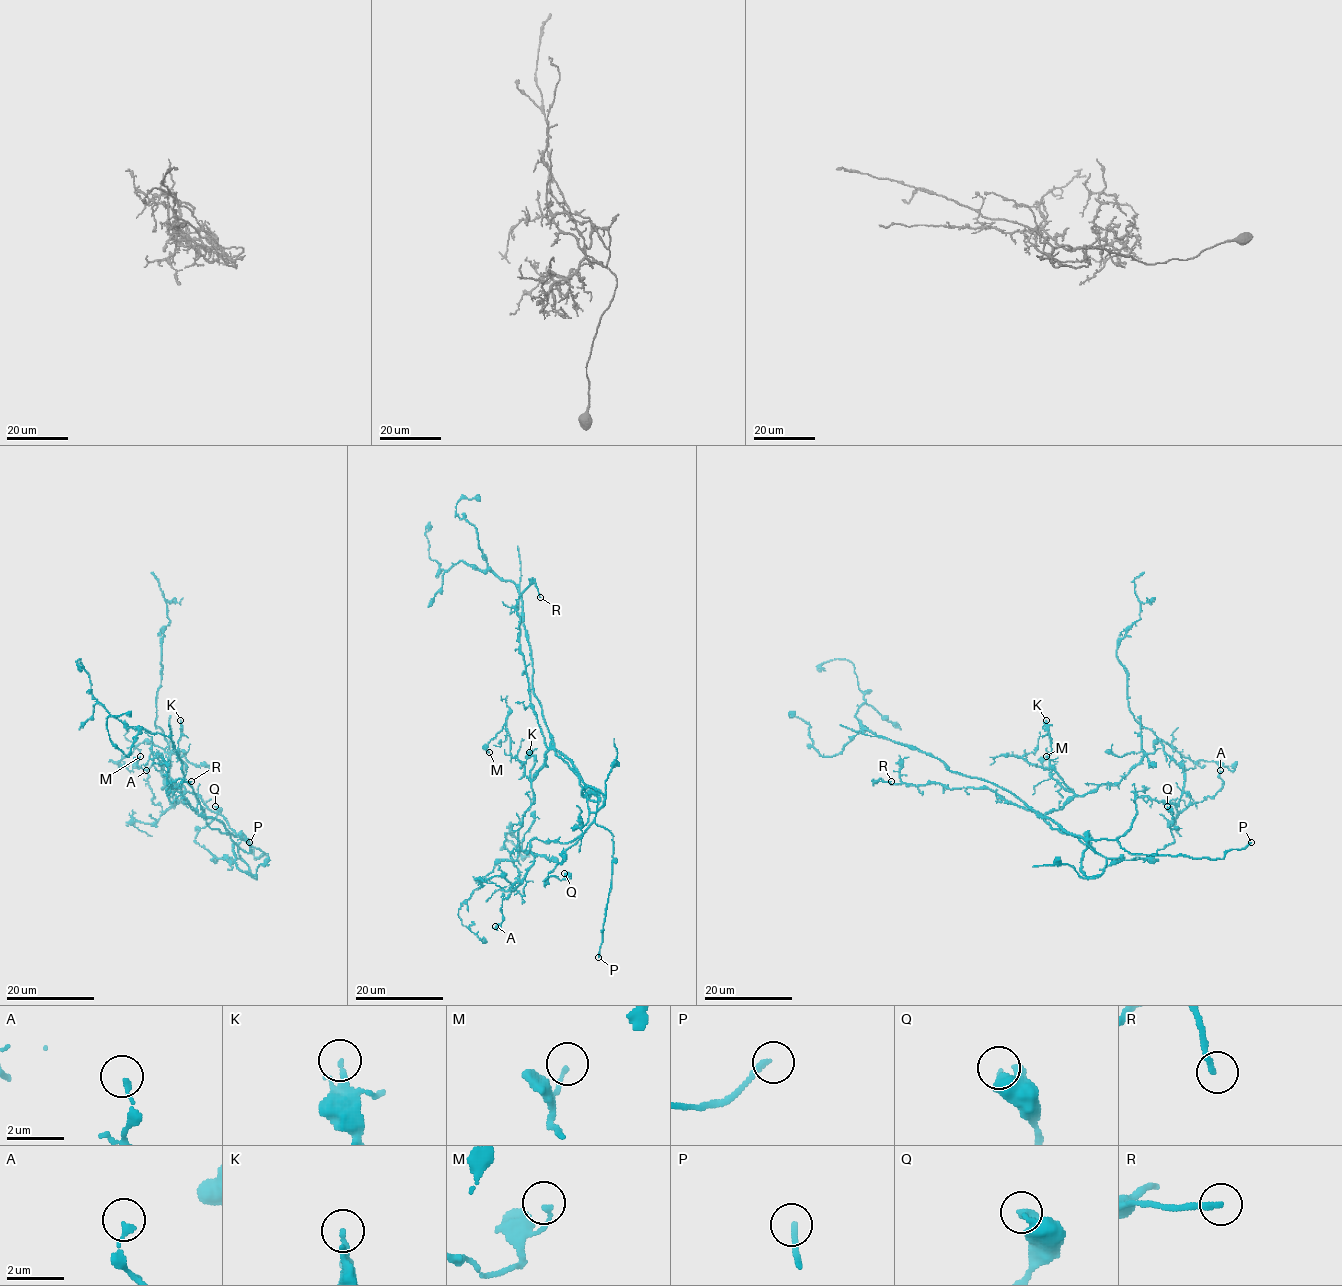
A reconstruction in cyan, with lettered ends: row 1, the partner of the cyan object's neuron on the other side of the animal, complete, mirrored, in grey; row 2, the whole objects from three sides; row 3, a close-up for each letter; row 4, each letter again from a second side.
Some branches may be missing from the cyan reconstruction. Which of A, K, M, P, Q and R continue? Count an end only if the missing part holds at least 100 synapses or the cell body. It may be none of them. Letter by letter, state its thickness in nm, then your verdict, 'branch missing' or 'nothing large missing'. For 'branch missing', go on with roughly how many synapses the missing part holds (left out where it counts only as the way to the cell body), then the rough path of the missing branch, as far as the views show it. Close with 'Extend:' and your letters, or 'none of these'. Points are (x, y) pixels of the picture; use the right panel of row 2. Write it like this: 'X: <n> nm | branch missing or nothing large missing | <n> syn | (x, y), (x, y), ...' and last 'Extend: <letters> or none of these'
A: 180 nm | nothing large missing
K: 130 nm | nothing large missing
M: 130 nm | nothing large missing
P: 190 nm | branch missing
Q: 300 nm | nothing large missing
R: 200 nm | nothing large missing
Extend: P

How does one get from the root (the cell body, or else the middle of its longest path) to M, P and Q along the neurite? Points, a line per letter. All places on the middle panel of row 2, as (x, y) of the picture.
M: (597, 801), (552, 749), (530, 780), (525, 767), (510, 752), (510, 734), (505, 729), (490, 741), (489, 752)
P: (597, 801), (595, 823), (613, 835), (611, 887), (598, 957)
Q: (597, 801), (594, 793), (587, 795), (589, 820), (582, 836), (544, 880), (564, 880), (564, 873)

